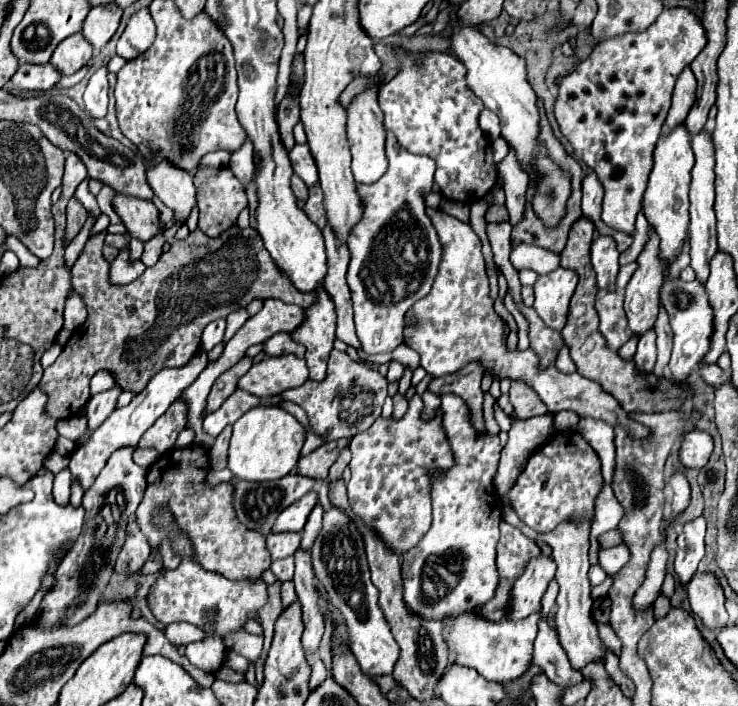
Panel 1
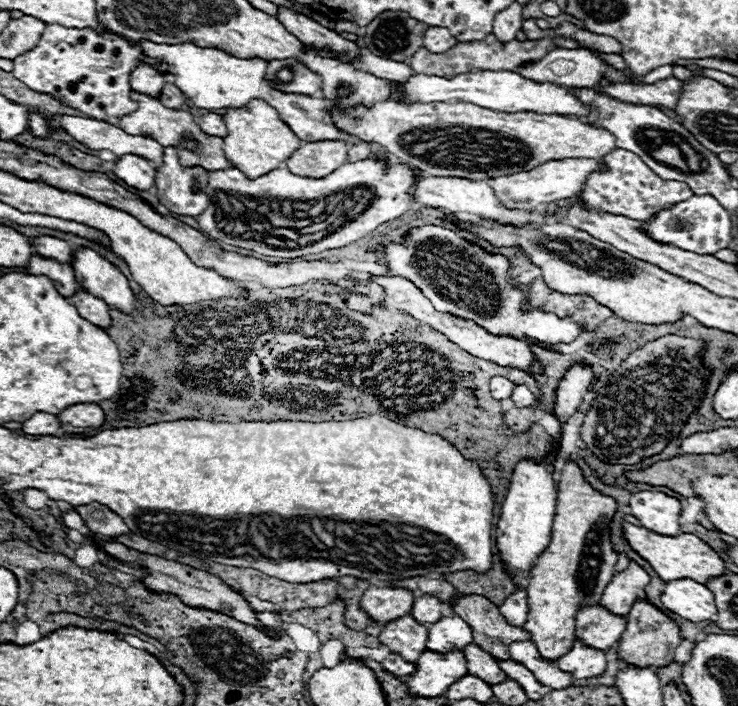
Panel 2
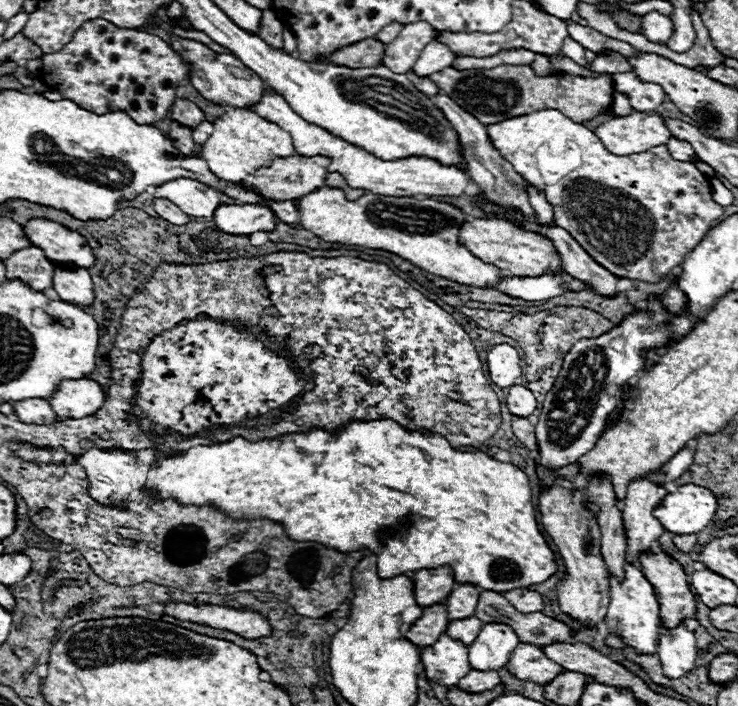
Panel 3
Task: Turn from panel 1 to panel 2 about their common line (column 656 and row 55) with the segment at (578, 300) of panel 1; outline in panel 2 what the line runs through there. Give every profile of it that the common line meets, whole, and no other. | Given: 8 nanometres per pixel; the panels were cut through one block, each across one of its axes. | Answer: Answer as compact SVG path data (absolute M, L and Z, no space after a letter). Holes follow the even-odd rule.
M386 10L366 26L364 42L366 48L380 58L408 62L422 46L426 30L428 24L410 18L410 14Z

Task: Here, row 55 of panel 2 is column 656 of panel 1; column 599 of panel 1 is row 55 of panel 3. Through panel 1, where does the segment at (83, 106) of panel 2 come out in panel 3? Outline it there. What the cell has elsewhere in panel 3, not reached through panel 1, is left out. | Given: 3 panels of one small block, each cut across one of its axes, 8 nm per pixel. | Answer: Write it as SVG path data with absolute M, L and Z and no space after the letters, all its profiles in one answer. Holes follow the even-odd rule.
M102 18L86 22L76 32L72 42L68 42L68 46L54 54L44 54L42 62L44 66L40 70L40 78L50 90L58 90L64 98L74 100L76 104L96 114L106 114L108 110L126 110L132 118L136 118L136 122L148 124L162 120L170 112L176 100L176 84L188 80L188 66L176 52L170 50L168 42L142 30L118 28Z

